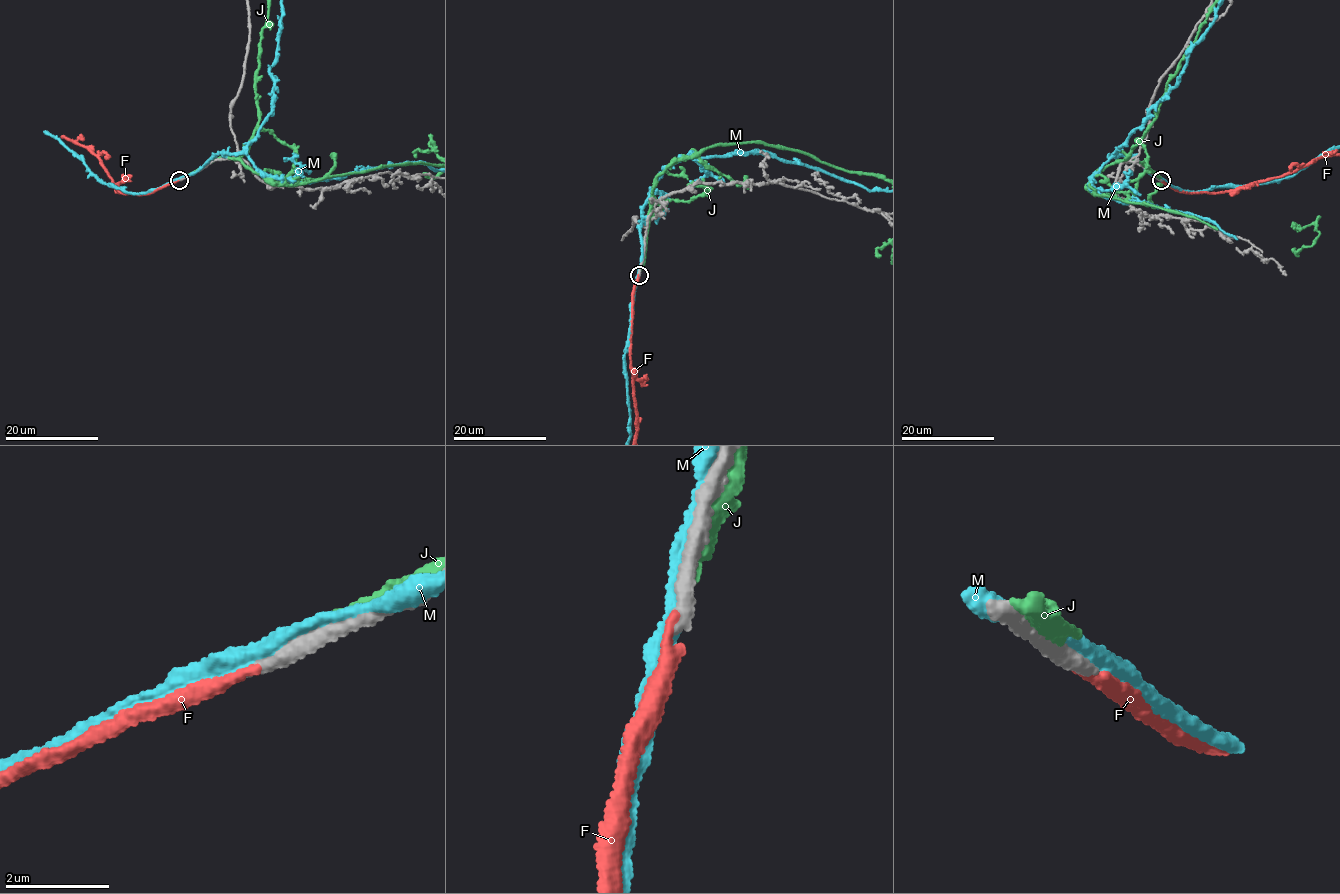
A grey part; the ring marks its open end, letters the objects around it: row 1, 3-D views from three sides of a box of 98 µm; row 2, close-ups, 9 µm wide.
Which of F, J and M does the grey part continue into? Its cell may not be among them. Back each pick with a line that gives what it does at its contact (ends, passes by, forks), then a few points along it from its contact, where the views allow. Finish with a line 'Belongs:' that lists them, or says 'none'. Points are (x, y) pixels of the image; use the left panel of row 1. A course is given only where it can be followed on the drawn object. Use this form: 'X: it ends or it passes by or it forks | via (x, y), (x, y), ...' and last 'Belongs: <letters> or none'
F: it ends
Belongs: F

